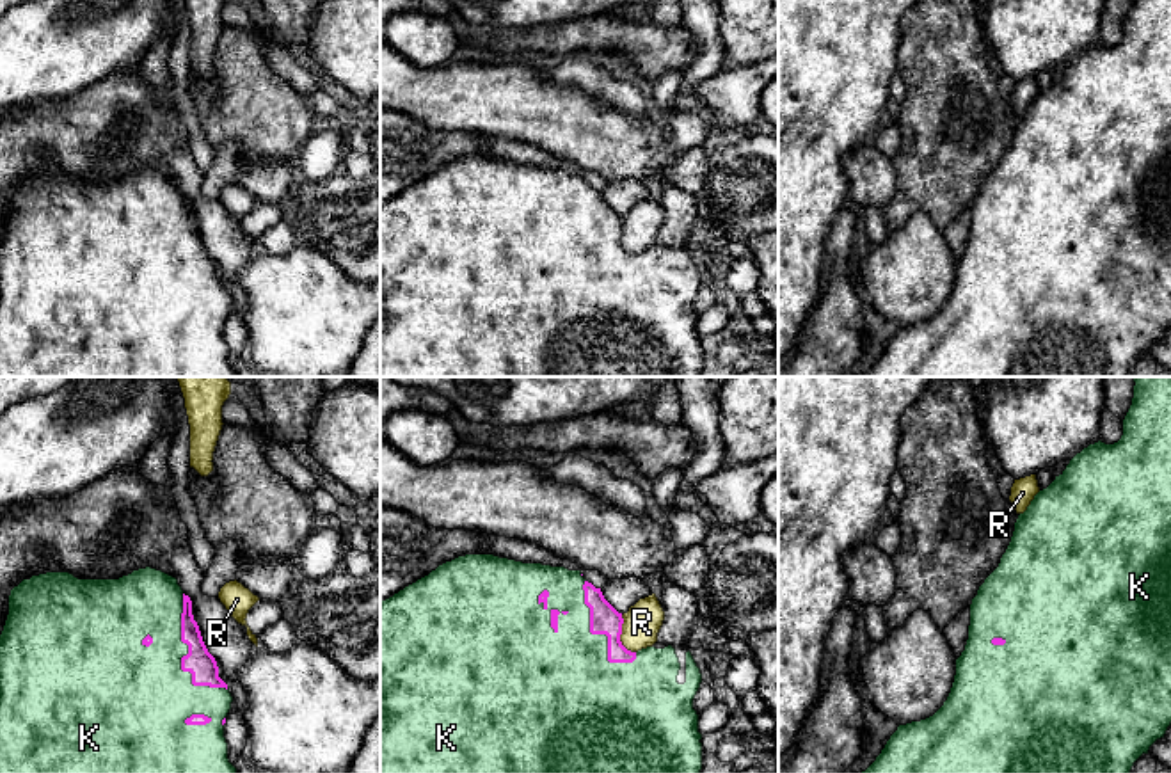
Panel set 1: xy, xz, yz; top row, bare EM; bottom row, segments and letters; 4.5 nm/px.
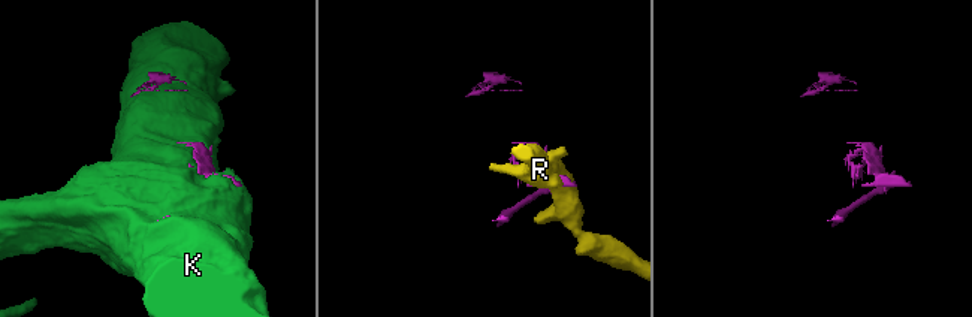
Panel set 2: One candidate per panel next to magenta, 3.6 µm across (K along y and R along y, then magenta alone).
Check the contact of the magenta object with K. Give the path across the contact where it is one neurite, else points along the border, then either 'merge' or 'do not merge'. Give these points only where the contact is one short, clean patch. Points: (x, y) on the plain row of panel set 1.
merge

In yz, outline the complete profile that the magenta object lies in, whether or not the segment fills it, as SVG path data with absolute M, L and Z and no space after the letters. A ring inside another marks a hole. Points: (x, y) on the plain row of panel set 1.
M1132 0L1123 21L1123 37L1114 46L1102 43L1077 55L1066 71L1043 92L1040 92L1027 112L1018 117L1015 133L999 169L979 188L970 206L970 227L965 252L956 261L956 277L944 307L929 320L899 327L890 338L876 363L860 377L1130 377L1134 364L1148 355L1150 348L1164 339L1171 327L1171 0Z

